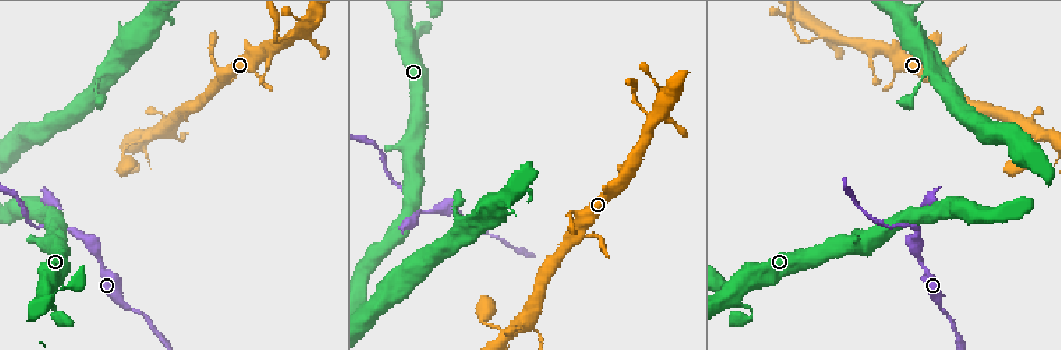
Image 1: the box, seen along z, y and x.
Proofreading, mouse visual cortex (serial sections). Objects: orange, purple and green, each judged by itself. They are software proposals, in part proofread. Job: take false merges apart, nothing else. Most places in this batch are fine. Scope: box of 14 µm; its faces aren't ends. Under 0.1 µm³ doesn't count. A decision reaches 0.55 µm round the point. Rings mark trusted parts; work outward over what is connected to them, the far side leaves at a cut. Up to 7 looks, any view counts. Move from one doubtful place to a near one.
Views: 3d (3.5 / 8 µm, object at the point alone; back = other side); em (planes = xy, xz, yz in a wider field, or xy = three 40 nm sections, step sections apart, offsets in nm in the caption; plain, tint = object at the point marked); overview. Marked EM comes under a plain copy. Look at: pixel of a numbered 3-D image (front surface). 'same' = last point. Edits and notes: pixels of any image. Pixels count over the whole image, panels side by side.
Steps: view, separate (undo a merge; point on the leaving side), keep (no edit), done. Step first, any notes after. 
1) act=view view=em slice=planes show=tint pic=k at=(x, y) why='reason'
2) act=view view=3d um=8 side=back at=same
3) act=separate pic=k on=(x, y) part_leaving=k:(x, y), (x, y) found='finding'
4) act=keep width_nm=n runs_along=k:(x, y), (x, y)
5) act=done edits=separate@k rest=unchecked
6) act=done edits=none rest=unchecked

act=view view=3d um=3.5 side=back pic=1 at=(295, 34) why='arms part here'

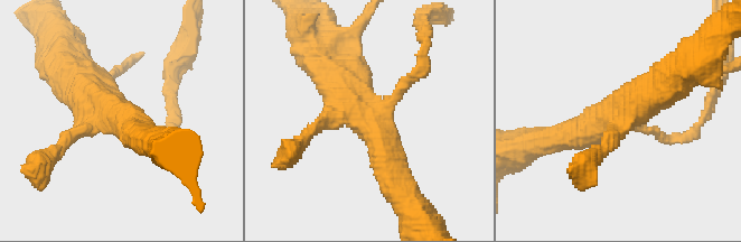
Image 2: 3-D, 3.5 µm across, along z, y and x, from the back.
act=view view=em slice=planes show=tint pic=2 at=(609, 119)

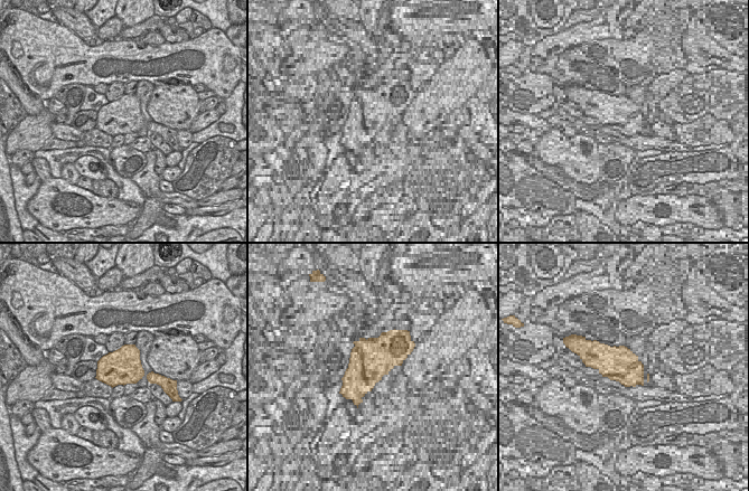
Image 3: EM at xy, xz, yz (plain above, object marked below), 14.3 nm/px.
act=view view=em slice=xy step=2 show=tint at=same

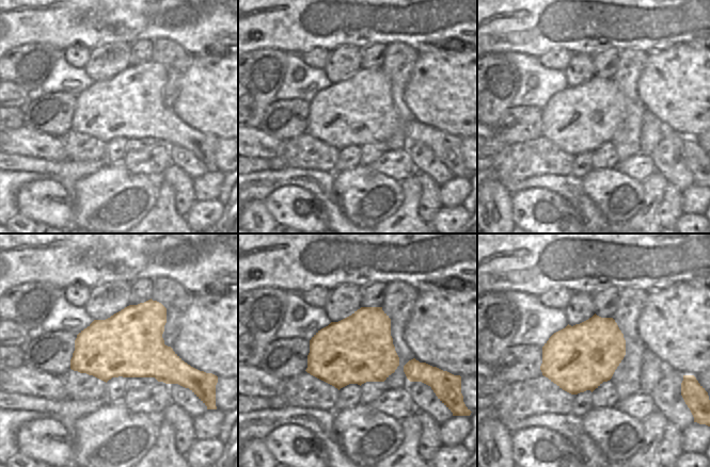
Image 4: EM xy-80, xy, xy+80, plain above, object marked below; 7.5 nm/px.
act=keep runs_along=2:(396, 186), (382, 140), (334, 74) found='all the same cell'

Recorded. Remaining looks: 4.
act=view view=3d um=3.5 pic=1 at=(418, 208) why='a fork'

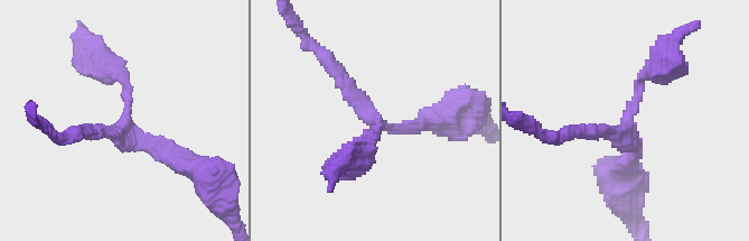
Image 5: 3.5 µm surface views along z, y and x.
act=view view=em slice=xy step=1 show=tint pic=5 at=(627, 140) arms=3 arm_widths_nm=150,200,300

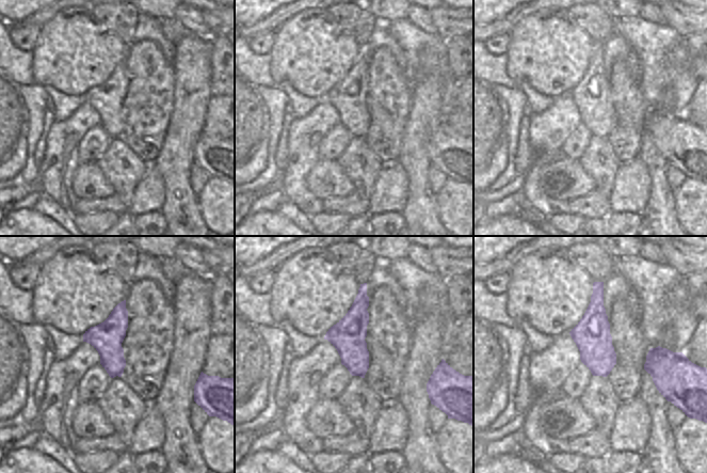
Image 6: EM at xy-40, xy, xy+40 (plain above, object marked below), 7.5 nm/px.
act=keep runs_along=5:(441, 119), (386, 127), (328, 64) found='continuous, no second cell'

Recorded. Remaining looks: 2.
act=view view=3d um=3.5 pic=1 at=(751, 313)

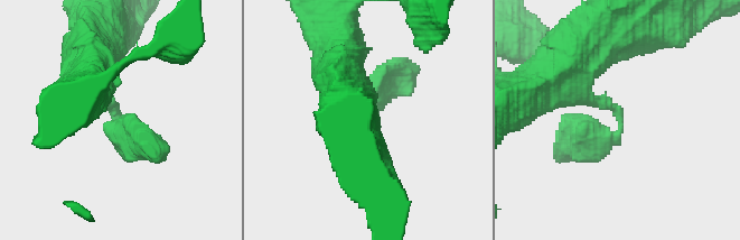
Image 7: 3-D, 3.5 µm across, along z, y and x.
act=view view=em slice=planes show=tint pic=7 at=(620, 128) why='now the EM'

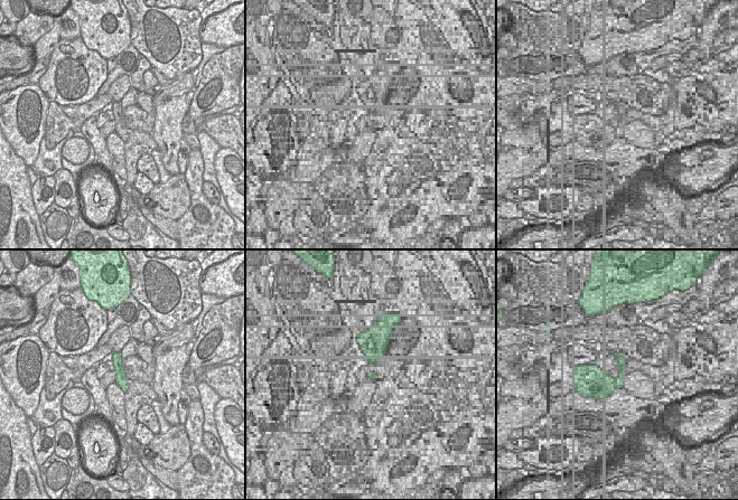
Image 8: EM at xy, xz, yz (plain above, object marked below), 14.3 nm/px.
act=keep runs_along=7:(89, 67), (123, 139), (153, 150) found='all the same cell'

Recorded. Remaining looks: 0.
act=done edits=none rest=unchecked

